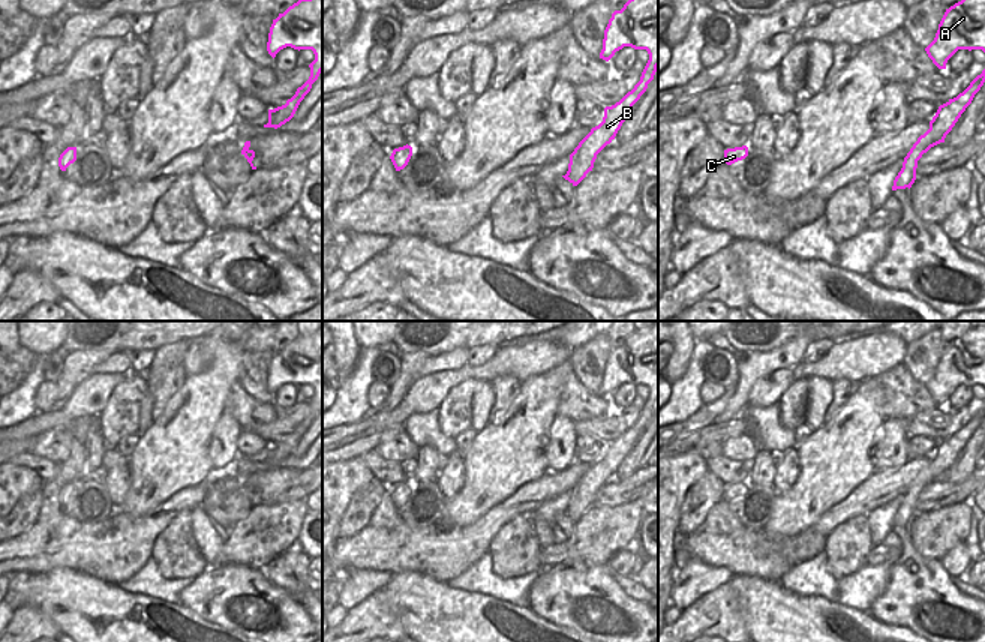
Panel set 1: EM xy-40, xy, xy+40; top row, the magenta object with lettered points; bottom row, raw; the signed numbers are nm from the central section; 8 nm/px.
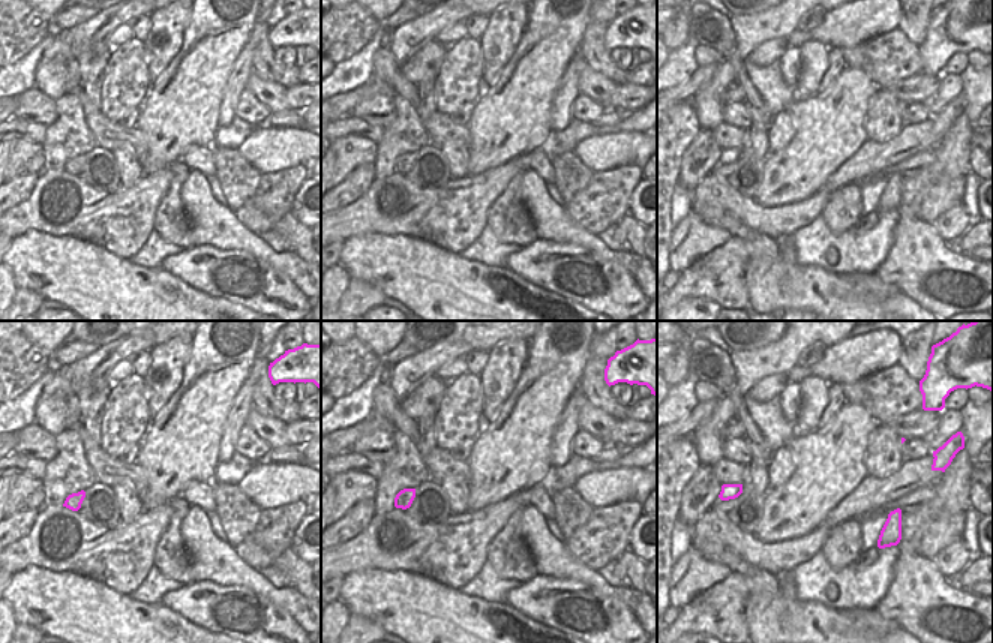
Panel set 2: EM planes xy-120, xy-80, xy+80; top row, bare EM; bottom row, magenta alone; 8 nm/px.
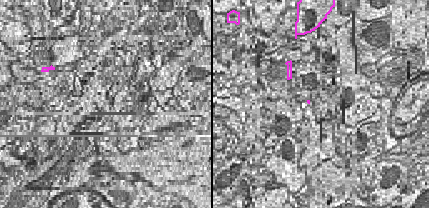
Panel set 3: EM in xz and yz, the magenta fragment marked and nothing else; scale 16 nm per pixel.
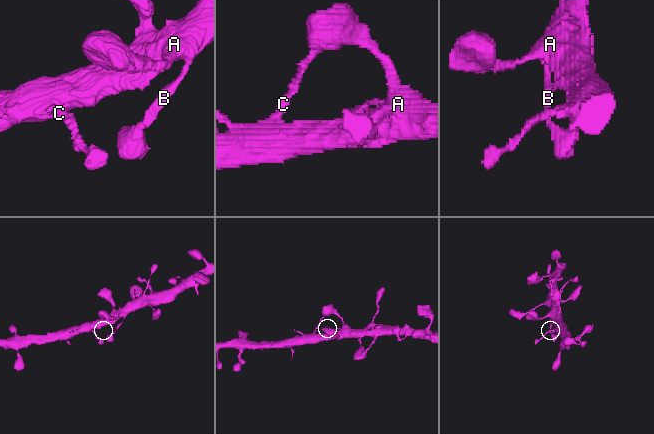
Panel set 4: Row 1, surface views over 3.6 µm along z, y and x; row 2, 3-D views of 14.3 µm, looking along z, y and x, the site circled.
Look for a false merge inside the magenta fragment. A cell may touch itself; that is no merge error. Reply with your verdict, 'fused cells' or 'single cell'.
single cell

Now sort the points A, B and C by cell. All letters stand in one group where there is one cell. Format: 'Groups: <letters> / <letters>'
Groups: A B C

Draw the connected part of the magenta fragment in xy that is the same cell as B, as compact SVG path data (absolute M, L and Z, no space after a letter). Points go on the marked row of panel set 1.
M628 0L621 10L612 14L600 58L609 62L624 46L646 50L649 60L634 88L615 105L604 108L603 122L592 128L570 154L568 171L562 177L573 186L592 171L597 154L615 140L633 105L654 80L658 68L658 0Z

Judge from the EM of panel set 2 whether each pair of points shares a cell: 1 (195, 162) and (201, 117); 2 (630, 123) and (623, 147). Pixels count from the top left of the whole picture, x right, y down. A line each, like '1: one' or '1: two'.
1: two
2: two

